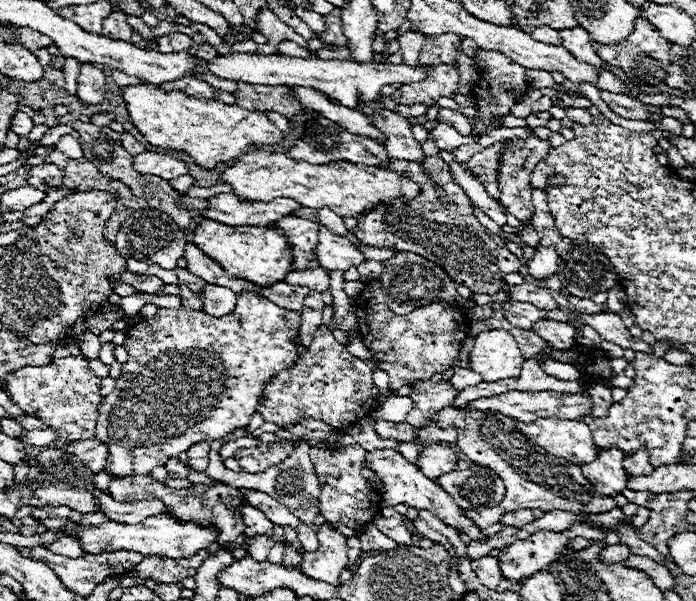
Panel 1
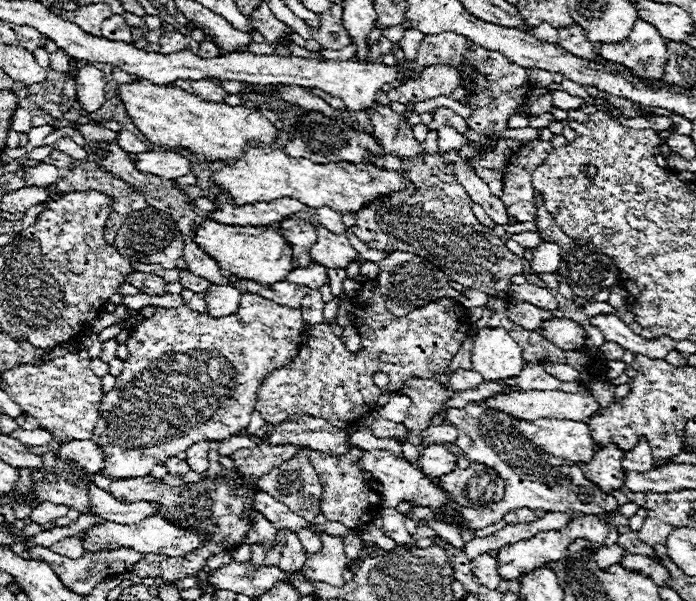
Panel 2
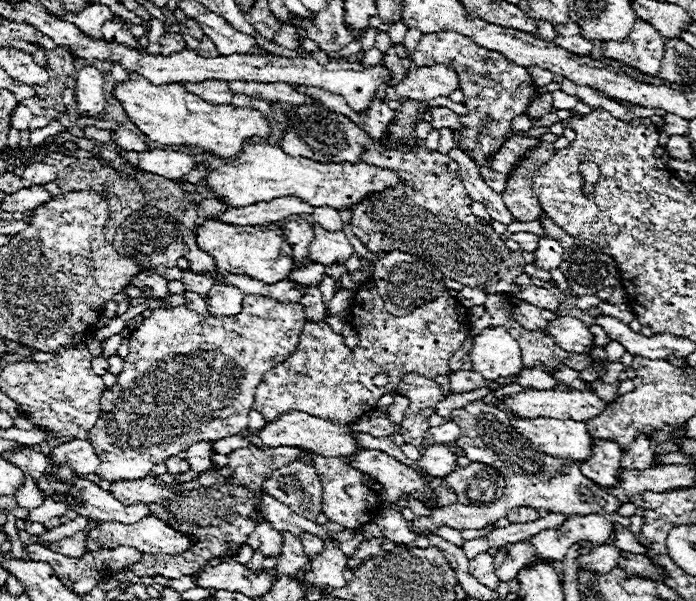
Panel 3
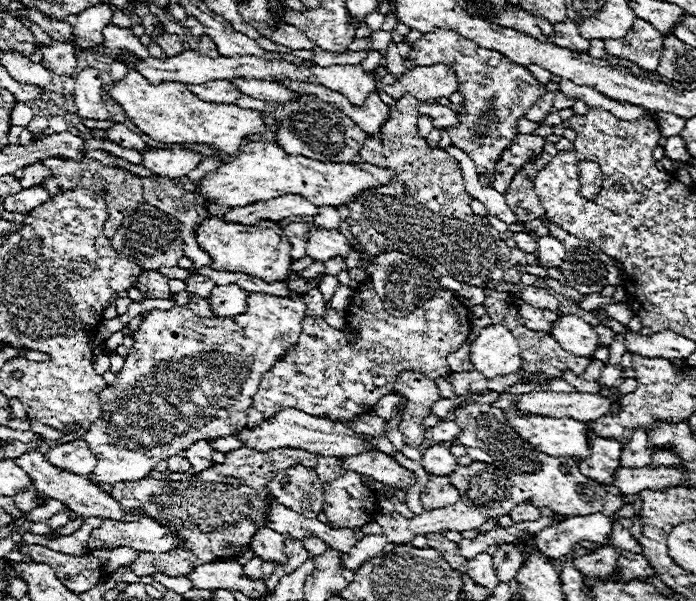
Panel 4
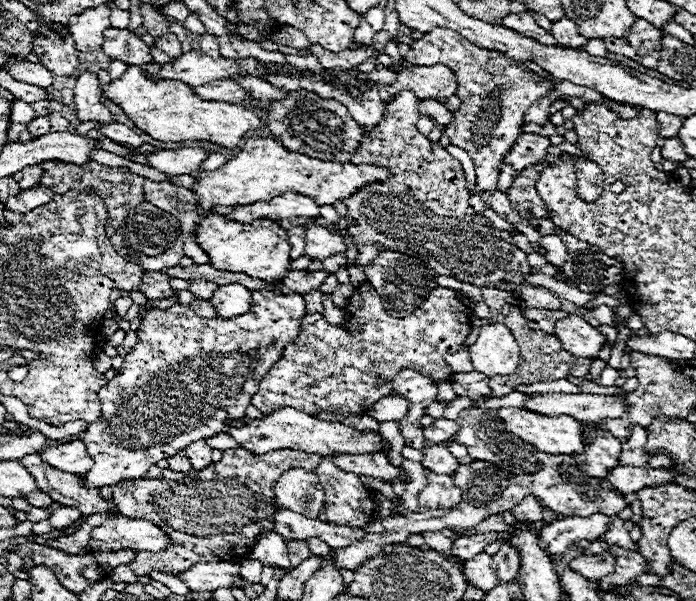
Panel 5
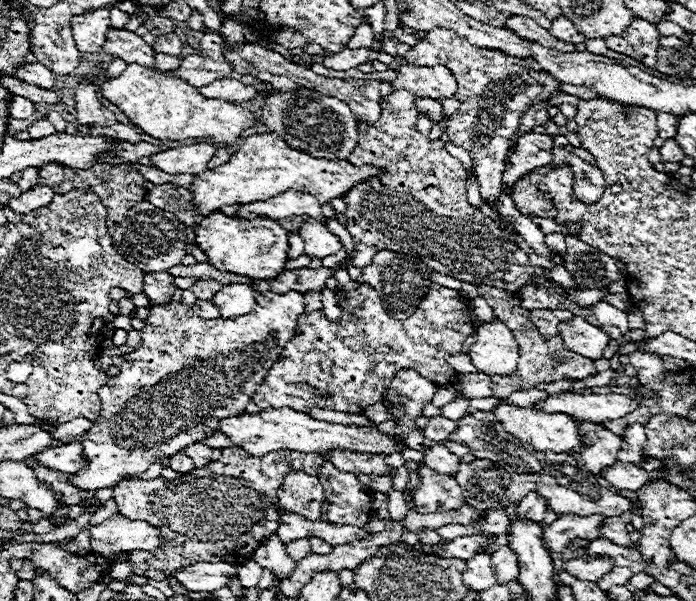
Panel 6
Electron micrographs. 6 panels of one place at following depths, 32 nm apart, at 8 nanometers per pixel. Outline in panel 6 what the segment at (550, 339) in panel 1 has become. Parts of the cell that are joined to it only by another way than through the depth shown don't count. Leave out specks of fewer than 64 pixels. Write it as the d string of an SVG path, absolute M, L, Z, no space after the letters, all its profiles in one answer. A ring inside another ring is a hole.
M572 316L572 320L562 322L558 326L558 336L562 338L564 346L568 346L568 350L592 360L602 358L604 348L610 344L610 336L606 332L602 332L598 326L588 324L580 316Z

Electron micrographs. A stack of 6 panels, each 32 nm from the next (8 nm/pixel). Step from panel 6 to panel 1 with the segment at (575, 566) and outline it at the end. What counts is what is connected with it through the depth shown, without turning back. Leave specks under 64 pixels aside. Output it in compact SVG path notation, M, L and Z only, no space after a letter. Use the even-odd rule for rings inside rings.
M614 544L614 546L606 546L600 560L602 562L616 562L616 560L626 560L630 556L630 550L628 546L620 546L620 544Z

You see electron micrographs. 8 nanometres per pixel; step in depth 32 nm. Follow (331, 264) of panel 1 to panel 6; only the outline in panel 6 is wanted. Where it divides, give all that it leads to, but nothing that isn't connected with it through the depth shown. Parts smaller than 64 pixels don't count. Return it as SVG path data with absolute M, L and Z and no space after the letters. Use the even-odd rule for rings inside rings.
M306 218L306 222L300 224L300 236L306 242L306 254L310 258L326 258L330 254L336 254L344 248L338 236L328 232L328 228L314 218Z

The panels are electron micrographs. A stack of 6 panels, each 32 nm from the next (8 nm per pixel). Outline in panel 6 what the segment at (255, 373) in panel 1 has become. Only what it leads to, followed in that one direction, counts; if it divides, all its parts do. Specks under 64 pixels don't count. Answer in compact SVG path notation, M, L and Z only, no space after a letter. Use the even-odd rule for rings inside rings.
M256 292L256 308L244 316L236 318L214 318L202 320L194 310L182 302L172 302L168 306L150 308L144 328L140 332L140 346L124 356L120 374L140 374L140 376L114 376L106 386L98 390L102 412L100 418L82 436L84 454L90 466L72 476L74 486L82 490L98 490L114 486L126 476L136 476L148 470L150 464L170 458L190 446L192 442L204 440L206 436L218 432L220 418L232 418L242 414L256 394L260 382L280 358L286 342L296 336L298 316L304 314L304 298L300 292L274 294Z

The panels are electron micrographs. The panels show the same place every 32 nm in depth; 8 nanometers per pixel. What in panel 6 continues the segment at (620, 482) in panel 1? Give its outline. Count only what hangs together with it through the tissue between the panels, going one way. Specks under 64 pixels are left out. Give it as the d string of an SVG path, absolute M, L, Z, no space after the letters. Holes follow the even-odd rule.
M584 420L578 422L580 422L582 452L576 452L572 456L576 458L576 462L580 462L584 472L600 476L600 470L616 464L622 440L610 430L602 428L600 424L592 424Z

